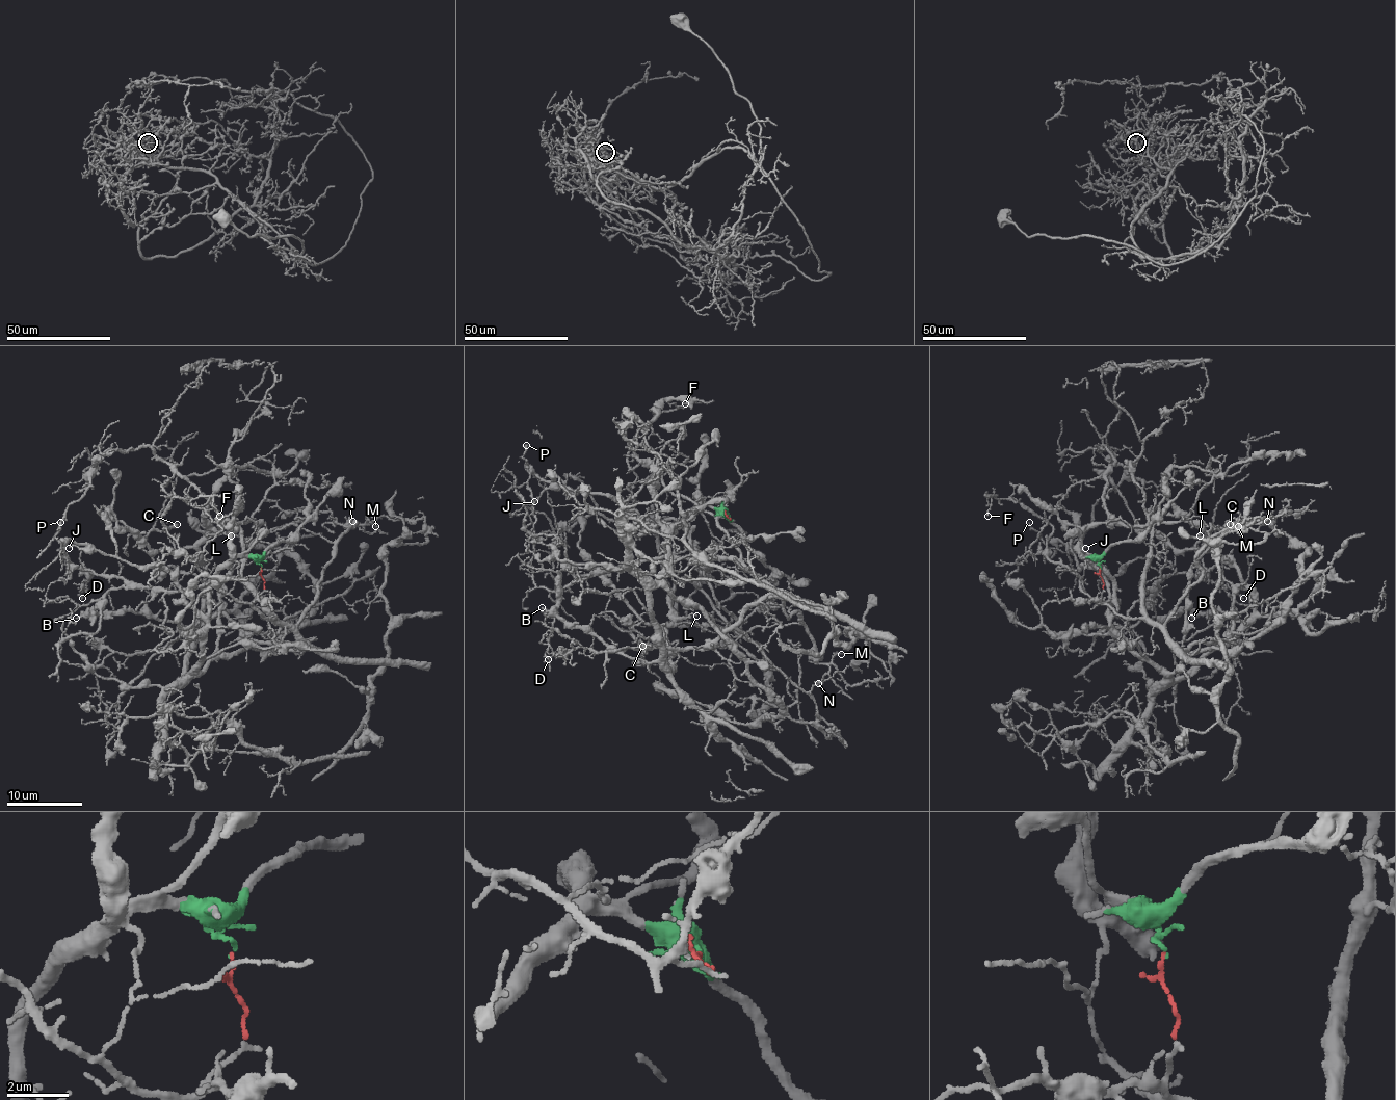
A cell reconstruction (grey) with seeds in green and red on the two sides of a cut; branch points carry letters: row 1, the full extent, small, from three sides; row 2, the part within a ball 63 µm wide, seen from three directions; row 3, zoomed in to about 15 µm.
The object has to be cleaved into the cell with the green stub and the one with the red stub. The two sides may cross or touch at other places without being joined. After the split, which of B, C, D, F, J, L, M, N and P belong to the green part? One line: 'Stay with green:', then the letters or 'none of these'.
Stay with green: B, J, L, P

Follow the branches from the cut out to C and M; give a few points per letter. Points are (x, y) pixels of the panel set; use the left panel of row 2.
C: (260, 569), (264, 590), (253, 605), (303, 647), (257, 643), (198, 576), (160, 569), (140, 541), (177, 523)
M: (260, 569), (264, 590), (253, 605), (294, 624), (333, 546), (353, 525), (369, 520), (376, 527)

